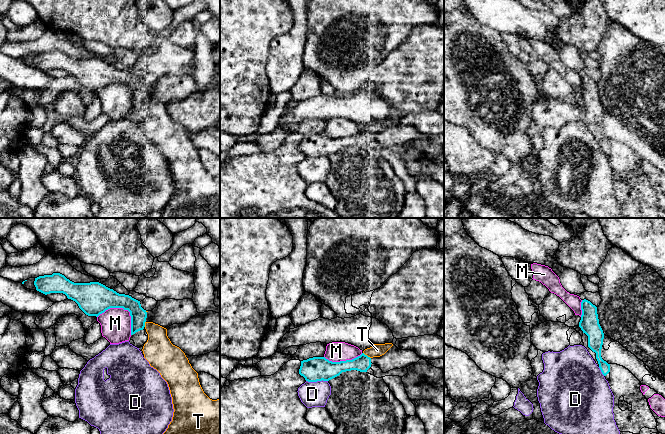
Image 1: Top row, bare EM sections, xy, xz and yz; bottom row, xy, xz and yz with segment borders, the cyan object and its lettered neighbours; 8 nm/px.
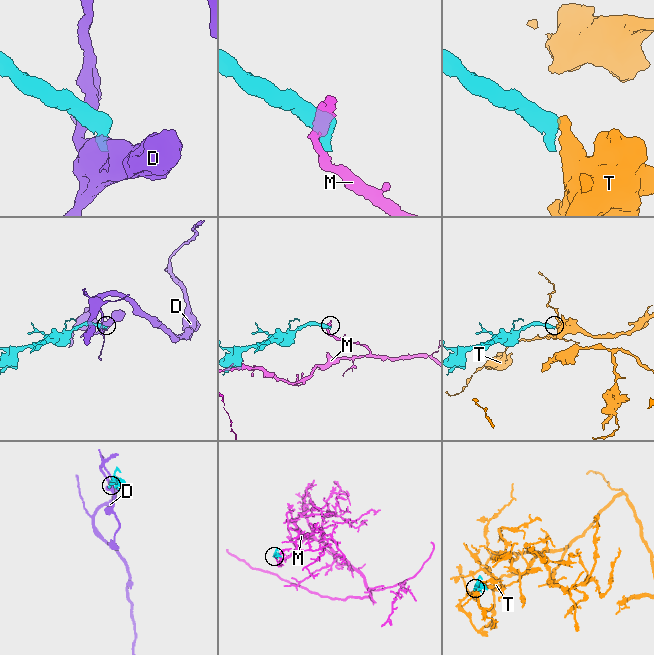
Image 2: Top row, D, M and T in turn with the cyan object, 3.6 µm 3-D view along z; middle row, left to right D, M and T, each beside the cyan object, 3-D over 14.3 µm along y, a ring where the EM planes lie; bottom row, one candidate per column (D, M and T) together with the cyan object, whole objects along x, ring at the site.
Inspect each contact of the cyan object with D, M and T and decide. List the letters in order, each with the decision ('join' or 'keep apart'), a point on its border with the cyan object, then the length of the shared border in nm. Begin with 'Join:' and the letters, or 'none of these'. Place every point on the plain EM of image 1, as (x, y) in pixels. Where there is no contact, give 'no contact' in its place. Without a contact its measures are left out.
Join: T
D: keep apart; meets cyan in xz at (317, 156); contact 180 nm long
M: keep apart; meets cyan in xy at (124, 85); contact 320 nm long
T: join; meets cyan in xz at (366, 131); contact 80 nm long

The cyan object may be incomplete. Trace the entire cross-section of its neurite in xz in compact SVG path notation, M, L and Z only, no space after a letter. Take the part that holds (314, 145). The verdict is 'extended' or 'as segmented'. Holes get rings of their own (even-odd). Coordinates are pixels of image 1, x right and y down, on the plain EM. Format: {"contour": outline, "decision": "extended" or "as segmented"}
{"contour": "M392 119L374 120L365 125L360 132L340 138L332 138L325 133L309 134L301 137L299 150L308 158L317 158L329 157L346 147L367 148L372 140L371 135L384 131L392 122Z", "decision": "extended"}

